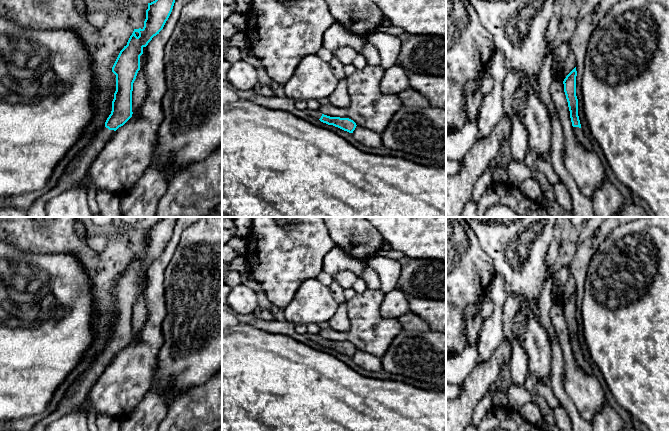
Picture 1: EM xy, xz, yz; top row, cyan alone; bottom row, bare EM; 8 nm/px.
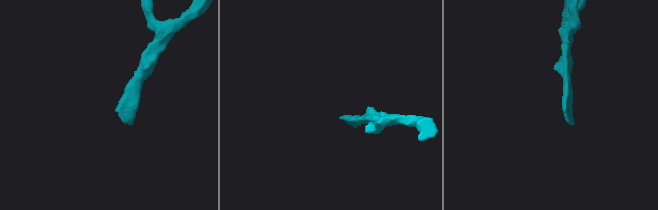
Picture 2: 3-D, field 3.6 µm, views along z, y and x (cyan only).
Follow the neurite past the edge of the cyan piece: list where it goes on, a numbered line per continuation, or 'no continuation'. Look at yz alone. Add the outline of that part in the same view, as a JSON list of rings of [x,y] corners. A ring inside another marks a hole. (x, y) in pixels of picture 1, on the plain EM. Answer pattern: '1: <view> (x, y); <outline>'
1: yz (578, 356); [[[573,351],[574,359],[577,363],[577,365],[587,374],[592,374],[592,369],[589,365],[589,363],[586,361],[586,359],[583,356],[582,352],[579,351]]]

